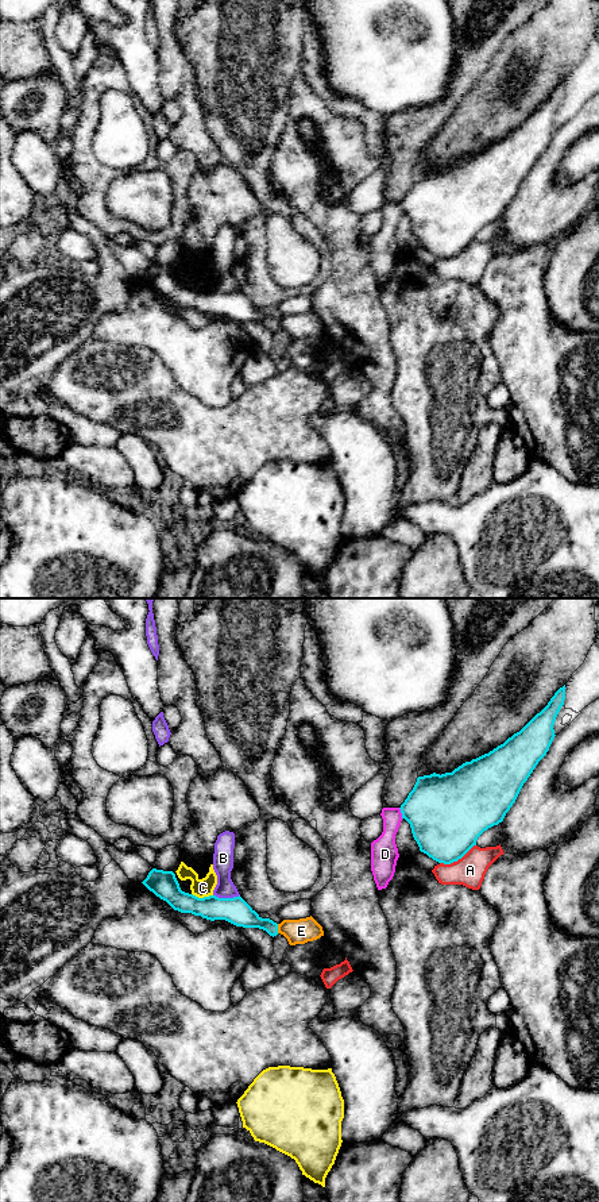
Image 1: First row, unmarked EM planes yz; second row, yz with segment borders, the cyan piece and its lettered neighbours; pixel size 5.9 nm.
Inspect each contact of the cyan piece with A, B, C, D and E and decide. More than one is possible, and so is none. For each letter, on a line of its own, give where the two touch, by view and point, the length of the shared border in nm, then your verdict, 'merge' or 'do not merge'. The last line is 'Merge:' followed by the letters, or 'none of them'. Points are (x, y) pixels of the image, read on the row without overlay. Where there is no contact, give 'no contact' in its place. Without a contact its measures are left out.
A: meets cyan in yz at (458, 254); contact 240 nm long; do not merge
B: meets cyan in yz at (227, 293); contact 160 nm long; do not merge
C: meets cyan in yz at (204, 292); contact 130 nm long; do not merge
D: meets cyan in yz at (401, 207); contact 70 nm long; do not merge
E: meets cyan in yz at (277, 323); contact 60 nm long; merge
Merge: E

